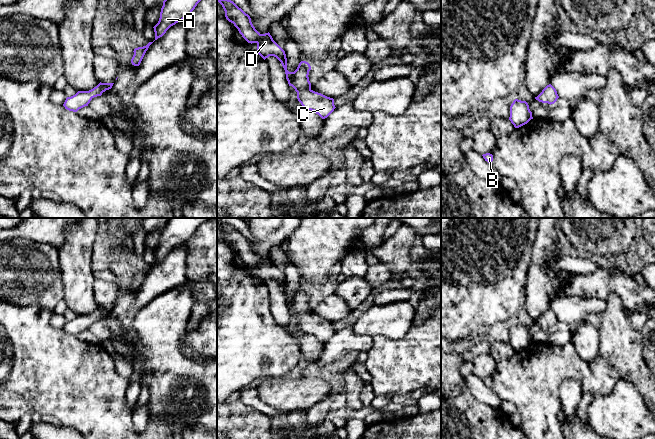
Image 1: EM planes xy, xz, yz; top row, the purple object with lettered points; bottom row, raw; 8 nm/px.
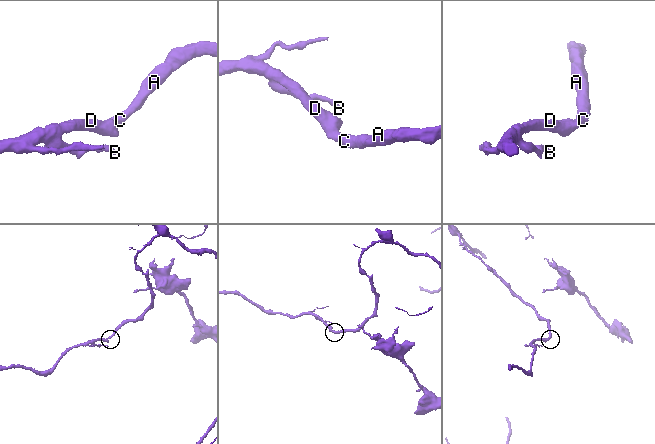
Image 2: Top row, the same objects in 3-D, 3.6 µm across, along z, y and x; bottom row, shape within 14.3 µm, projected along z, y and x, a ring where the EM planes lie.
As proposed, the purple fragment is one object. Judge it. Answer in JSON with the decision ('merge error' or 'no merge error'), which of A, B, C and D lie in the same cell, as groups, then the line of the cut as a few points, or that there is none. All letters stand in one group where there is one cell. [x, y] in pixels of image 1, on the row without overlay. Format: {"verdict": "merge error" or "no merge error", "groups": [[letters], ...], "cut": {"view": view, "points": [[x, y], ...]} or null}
{"verdict": "no merge error", "groups": [["A", "B", "C", "D"]], "cut": null}

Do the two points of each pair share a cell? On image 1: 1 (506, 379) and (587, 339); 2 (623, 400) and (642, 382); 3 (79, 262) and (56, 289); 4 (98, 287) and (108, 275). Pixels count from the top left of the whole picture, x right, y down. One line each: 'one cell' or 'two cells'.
1: two cells
2: two cells
3: two cells
4: two cells

